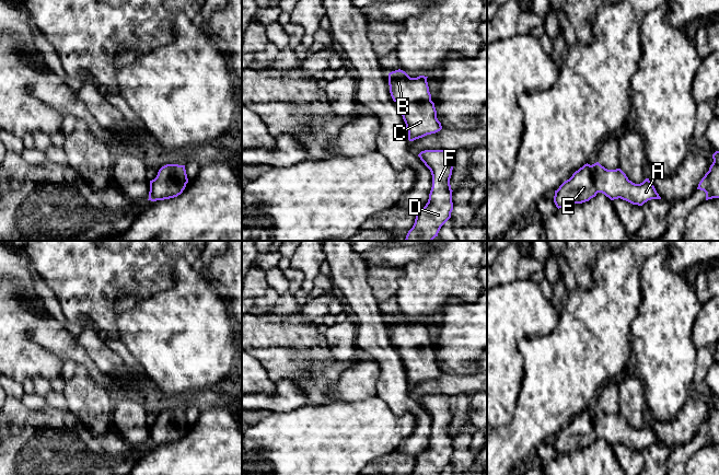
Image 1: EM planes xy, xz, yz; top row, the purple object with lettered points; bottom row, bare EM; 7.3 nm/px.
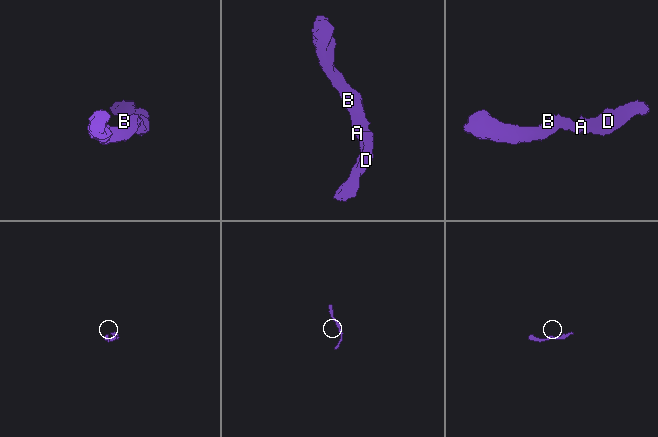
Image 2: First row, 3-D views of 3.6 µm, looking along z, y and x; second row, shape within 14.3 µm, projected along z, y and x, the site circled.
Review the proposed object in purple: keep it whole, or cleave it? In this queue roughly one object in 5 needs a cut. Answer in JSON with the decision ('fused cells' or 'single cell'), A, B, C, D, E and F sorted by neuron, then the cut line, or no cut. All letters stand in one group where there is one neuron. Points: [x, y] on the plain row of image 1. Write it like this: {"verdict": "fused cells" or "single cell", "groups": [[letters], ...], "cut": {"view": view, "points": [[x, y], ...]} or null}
{"verdict": "single cell", "groups": [["A", "B", "C", "D", "E", "F"]], "cut": null}

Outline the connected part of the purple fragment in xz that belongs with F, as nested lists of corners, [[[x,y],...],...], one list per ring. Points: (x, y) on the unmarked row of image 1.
[[[425,395],[418,402],[431,417],[432,432],[428,448],[416,457],[410,475],[440,475],[451,463],[453,455],[450,424],[454,398],[447,395]]]

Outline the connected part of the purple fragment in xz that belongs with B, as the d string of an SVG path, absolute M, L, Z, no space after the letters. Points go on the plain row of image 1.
M401 314L389 318L390 338L393 346L399 349L399 356L408 376L409 386L436 379L442 374L441 368L437 363L434 348L431 346L427 323L425 321L410 323Z

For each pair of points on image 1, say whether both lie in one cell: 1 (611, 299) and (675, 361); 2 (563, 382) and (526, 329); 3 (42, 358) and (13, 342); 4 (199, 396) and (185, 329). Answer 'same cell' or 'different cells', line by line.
1: different cells
2: different cells
3: same cell
4: different cells

